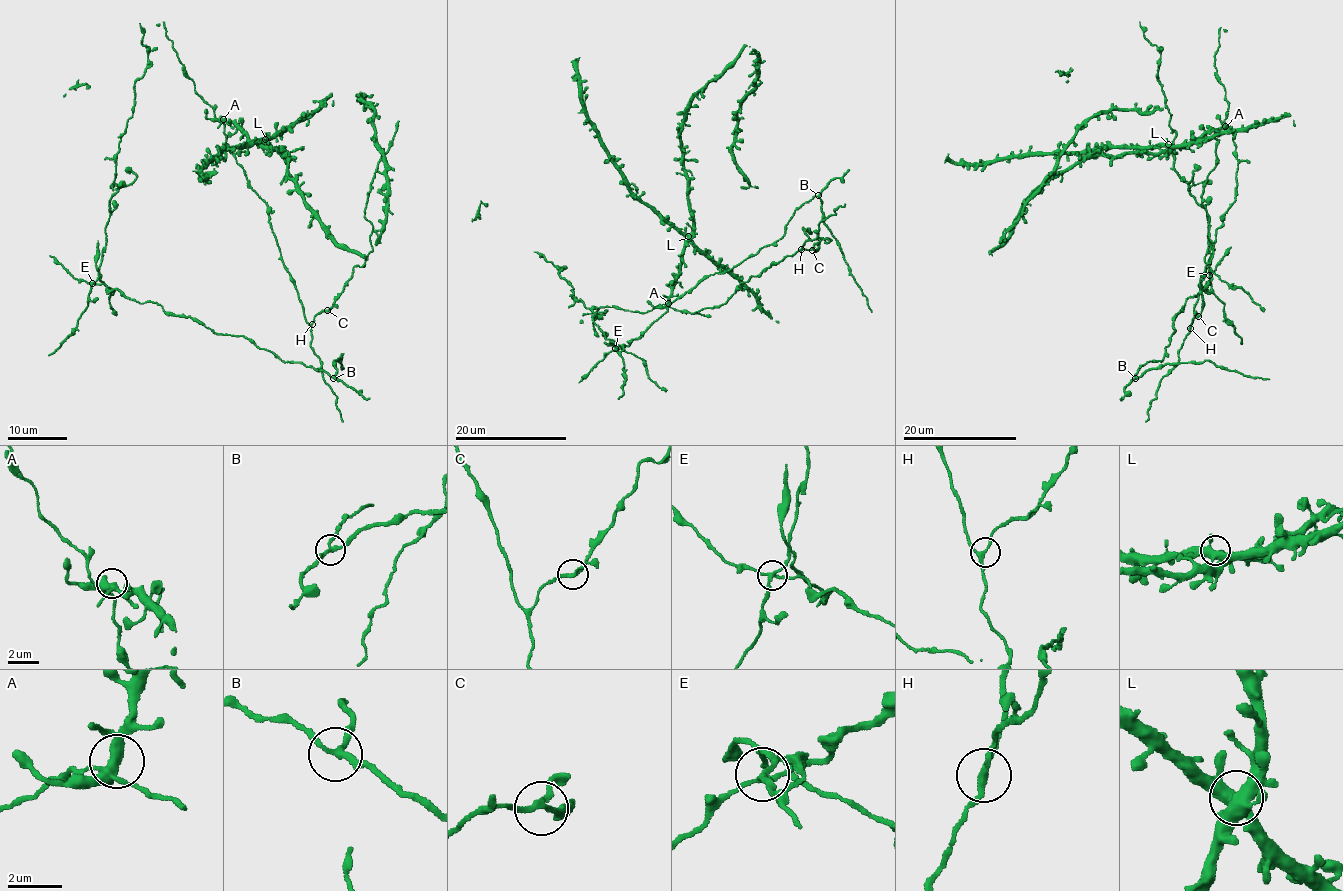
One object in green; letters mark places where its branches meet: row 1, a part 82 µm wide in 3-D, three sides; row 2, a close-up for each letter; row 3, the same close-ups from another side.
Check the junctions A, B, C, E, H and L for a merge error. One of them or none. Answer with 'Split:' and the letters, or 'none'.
Split: E

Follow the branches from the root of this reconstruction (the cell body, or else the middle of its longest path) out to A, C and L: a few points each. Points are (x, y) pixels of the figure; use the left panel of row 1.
A: (293, 281), (272, 232), (267, 204), (254, 191), (244, 169), (235, 162), (235, 156), (225, 144), (223, 119)
C: (293, 281), (305, 319), (310, 324), (318, 313), (327, 310)
L: (293, 281), (272, 232), (267, 204), (254, 191), (225, 144), (221, 121), (237, 126), (253, 141), (265, 139)

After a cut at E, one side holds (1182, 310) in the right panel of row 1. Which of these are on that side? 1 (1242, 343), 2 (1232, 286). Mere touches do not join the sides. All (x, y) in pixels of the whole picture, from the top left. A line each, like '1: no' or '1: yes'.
1: no
2: no

